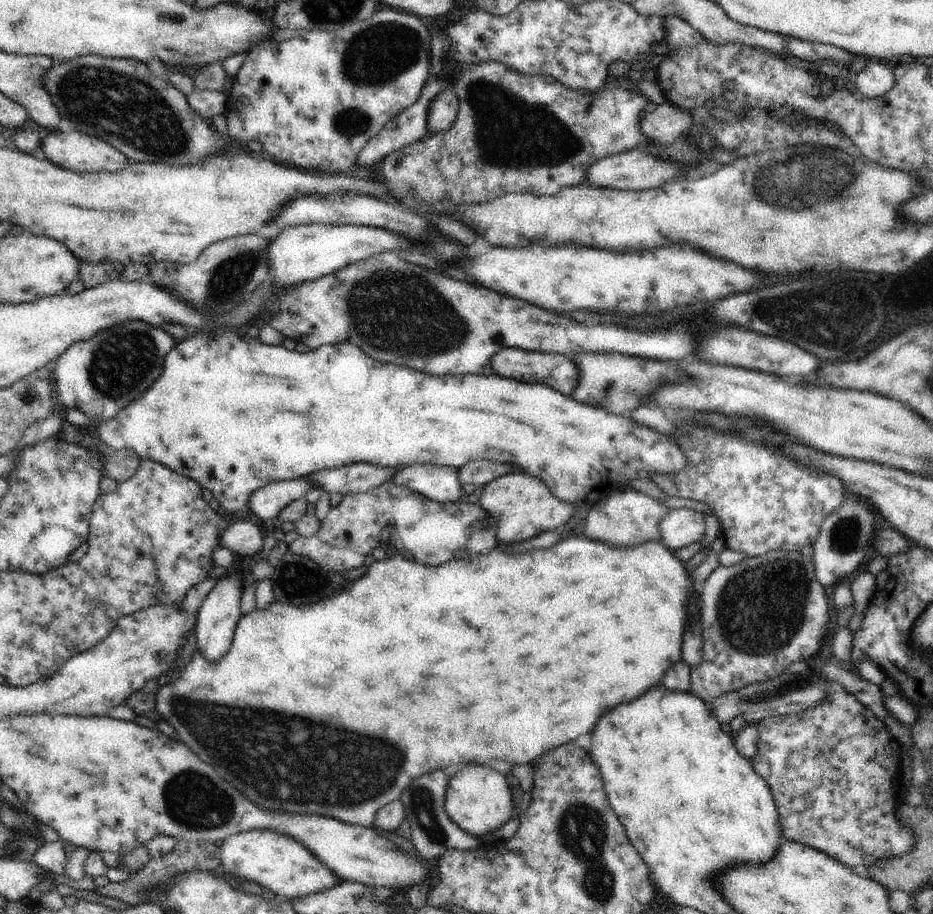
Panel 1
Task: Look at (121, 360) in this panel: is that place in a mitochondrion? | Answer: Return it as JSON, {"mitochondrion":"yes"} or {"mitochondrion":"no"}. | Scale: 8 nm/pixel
{"mitochondrion":"yes"}

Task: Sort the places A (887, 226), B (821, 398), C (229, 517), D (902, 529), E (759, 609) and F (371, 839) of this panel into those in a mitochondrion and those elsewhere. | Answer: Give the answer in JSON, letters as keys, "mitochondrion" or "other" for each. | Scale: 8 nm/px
{"A":"other","B":"other","C":"other","D":"other","E":"mitochondrion","F":"other"}

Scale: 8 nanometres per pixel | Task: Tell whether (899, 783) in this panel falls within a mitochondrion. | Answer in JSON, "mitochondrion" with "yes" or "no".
{"mitochondrion":"no"}

